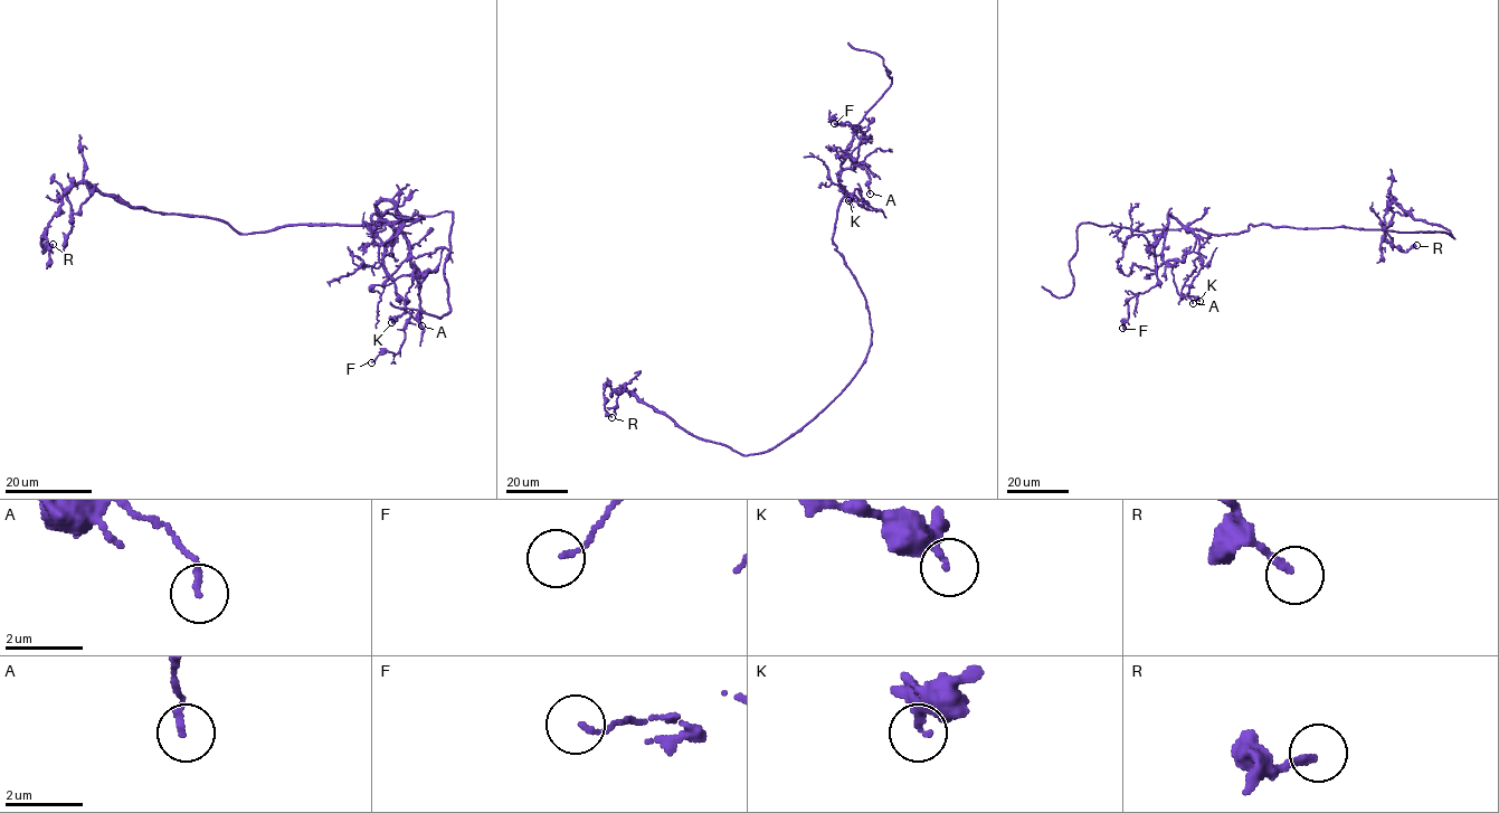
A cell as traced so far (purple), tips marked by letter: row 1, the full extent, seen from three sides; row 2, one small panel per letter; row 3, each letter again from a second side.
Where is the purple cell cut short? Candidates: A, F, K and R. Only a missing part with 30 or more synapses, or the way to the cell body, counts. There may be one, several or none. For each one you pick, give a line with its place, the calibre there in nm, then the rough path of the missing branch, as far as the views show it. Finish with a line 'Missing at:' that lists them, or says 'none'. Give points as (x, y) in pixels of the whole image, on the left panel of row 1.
Missing at: none

